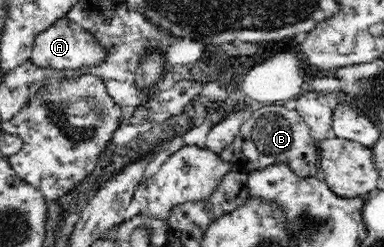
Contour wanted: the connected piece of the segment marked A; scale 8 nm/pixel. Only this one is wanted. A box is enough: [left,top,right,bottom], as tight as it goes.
[31,18,105,70]

